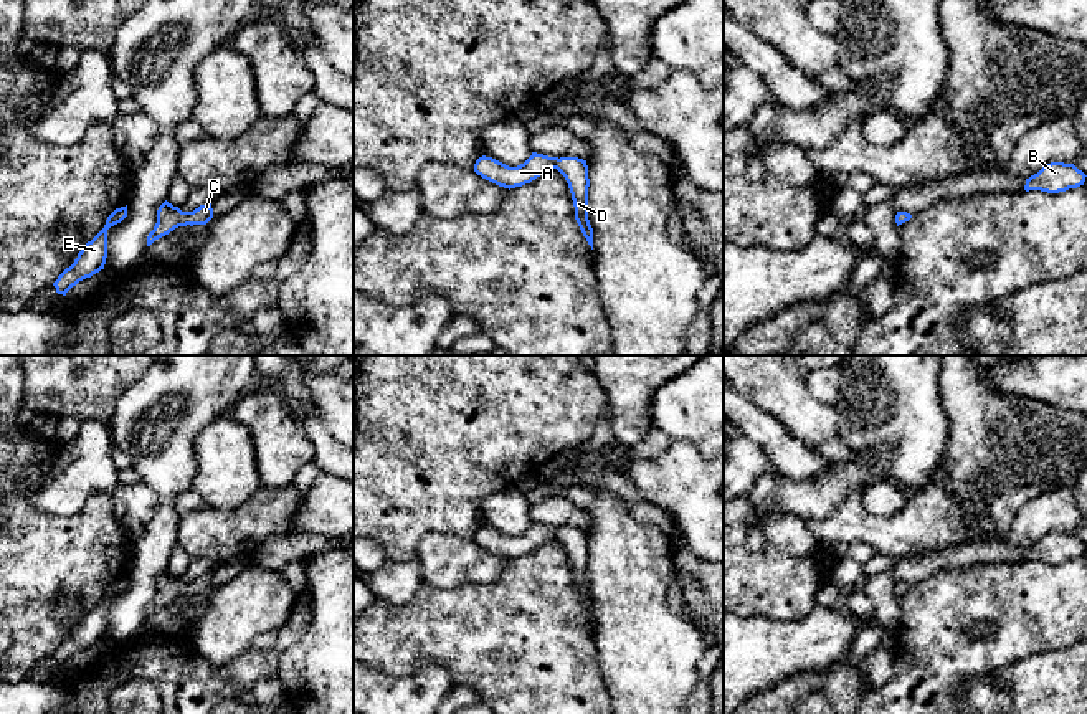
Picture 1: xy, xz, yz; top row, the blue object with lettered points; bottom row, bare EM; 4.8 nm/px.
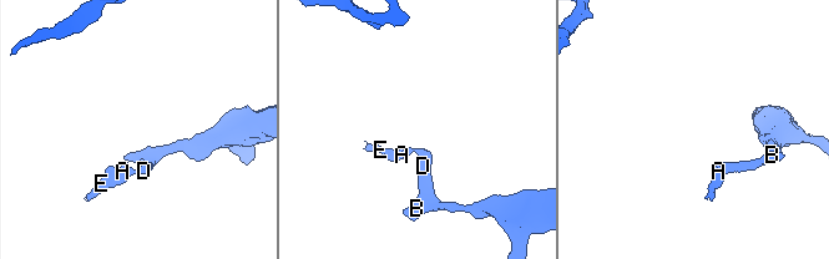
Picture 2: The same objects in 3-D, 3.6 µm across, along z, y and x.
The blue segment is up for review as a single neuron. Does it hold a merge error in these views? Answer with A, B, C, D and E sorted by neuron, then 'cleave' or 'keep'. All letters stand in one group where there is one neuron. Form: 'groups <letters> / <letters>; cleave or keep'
groups A B C D E; keep

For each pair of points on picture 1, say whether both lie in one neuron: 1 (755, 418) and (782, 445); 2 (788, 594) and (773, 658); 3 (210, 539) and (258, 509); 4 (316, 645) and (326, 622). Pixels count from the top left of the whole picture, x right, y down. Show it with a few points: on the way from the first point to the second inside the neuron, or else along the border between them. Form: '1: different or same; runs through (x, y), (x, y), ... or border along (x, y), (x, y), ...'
1: same; runs through (762, 425), (775, 438)
2: different; border along (816, 605), (800, 618), (744, 618)
3: same; runs through (222, 534), (233, 534), (246, 521)
4: same; runs through (321, 640), (326, 635), (326, 627)

